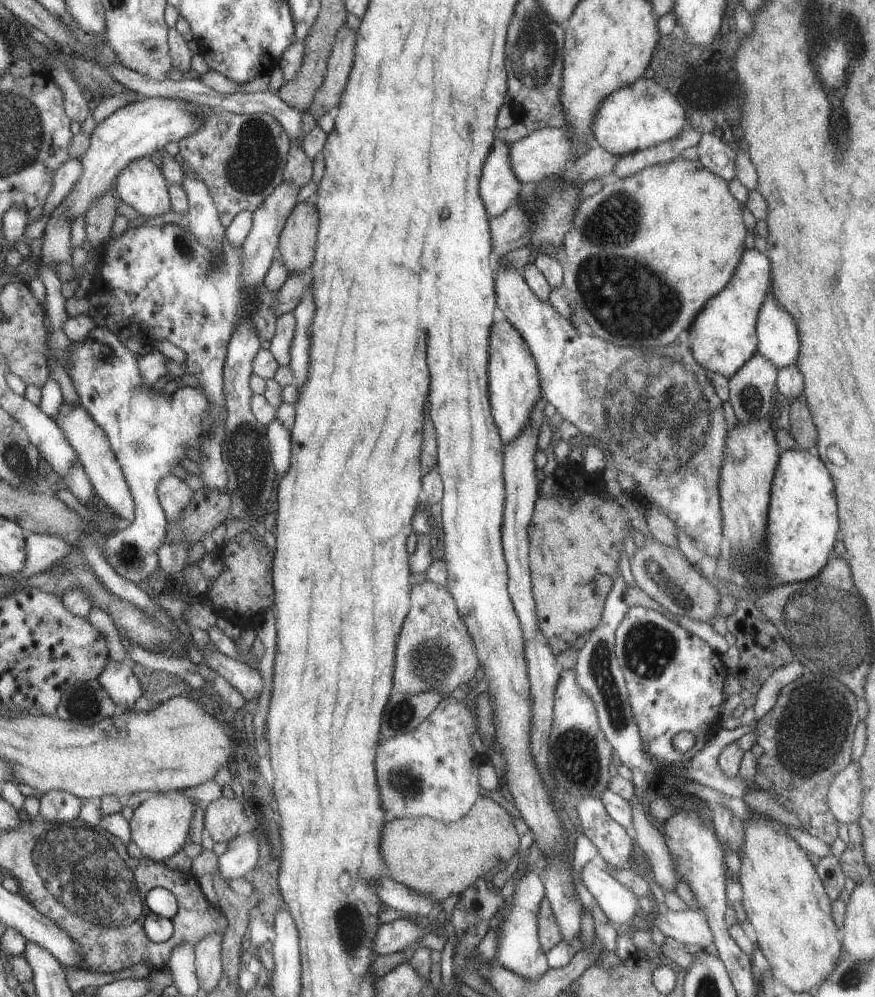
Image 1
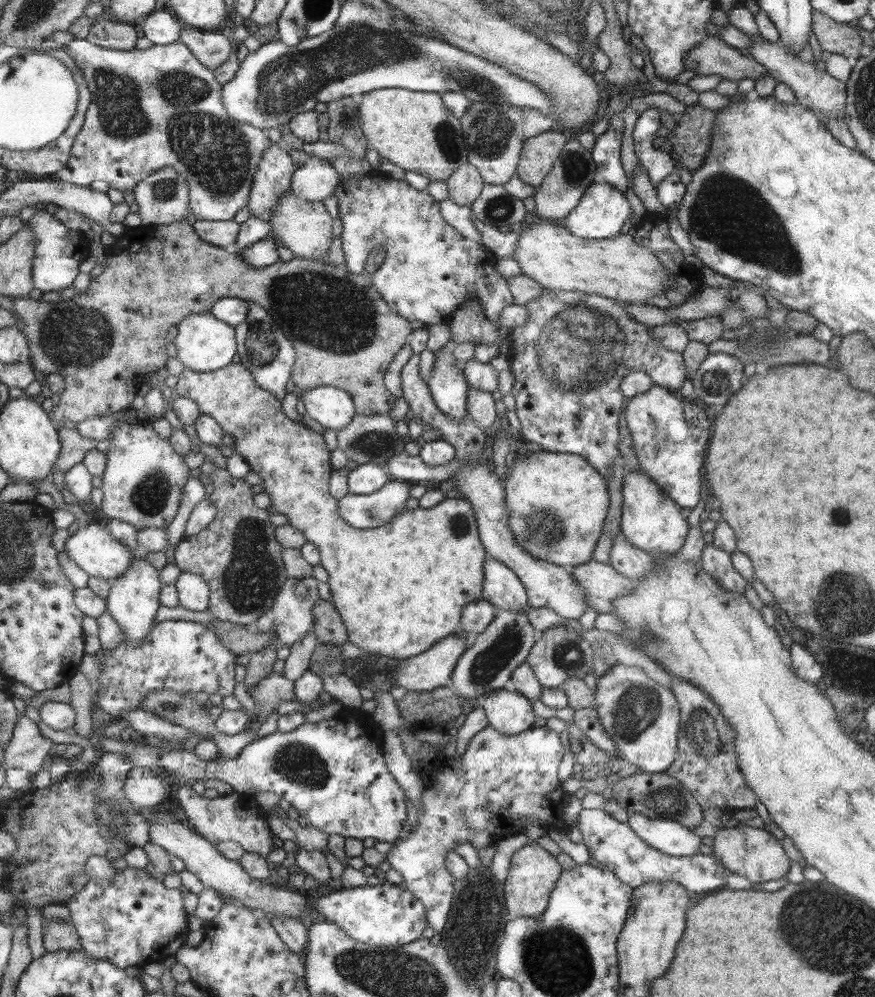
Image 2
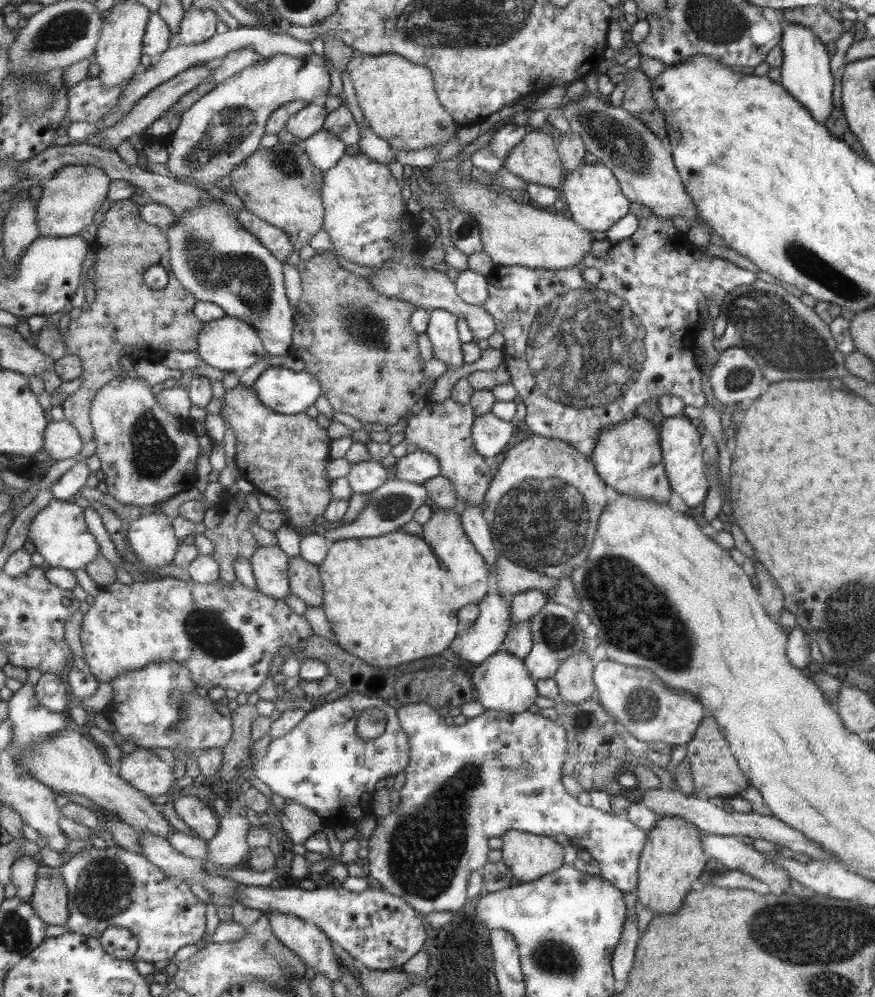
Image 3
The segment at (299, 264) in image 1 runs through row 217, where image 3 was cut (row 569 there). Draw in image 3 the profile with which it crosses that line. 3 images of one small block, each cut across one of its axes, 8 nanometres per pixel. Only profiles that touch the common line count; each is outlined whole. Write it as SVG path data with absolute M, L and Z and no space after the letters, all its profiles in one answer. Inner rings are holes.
M299 555L288 558L289 592L302 600L306 606L321 606L322 584L318 572L319 566L309 564Z

